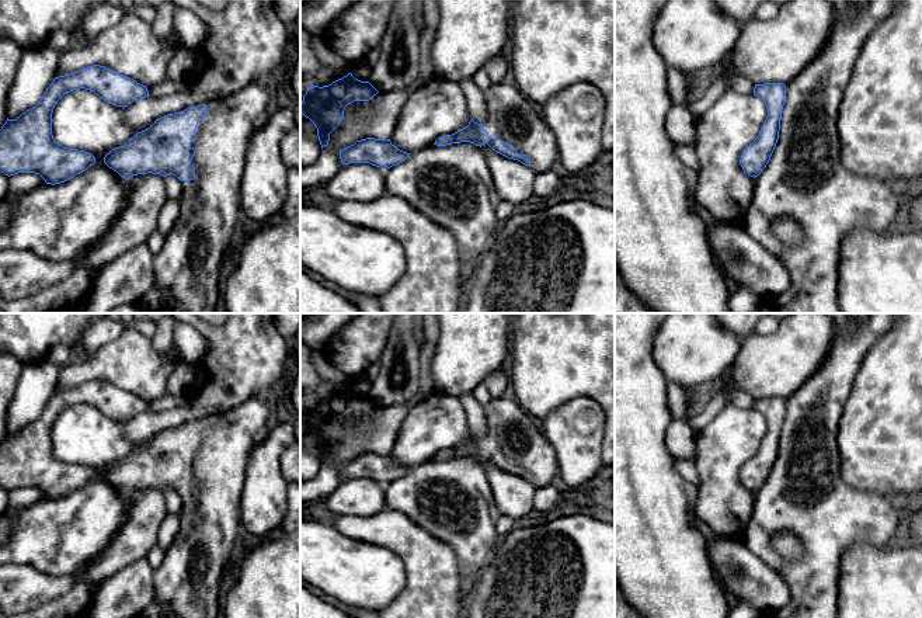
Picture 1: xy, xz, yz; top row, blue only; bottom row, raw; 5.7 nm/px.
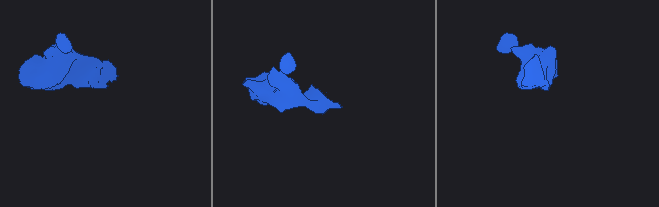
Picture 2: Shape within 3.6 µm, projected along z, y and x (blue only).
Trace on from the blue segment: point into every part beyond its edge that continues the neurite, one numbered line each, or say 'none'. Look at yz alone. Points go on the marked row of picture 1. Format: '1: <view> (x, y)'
none

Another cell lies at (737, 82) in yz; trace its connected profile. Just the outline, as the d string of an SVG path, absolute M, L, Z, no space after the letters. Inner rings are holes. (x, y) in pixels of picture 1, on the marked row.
M730 67L726 73L728 74L727 88L735 90L741 94L754 94L755 84L745 76L737 73L734 67Z

